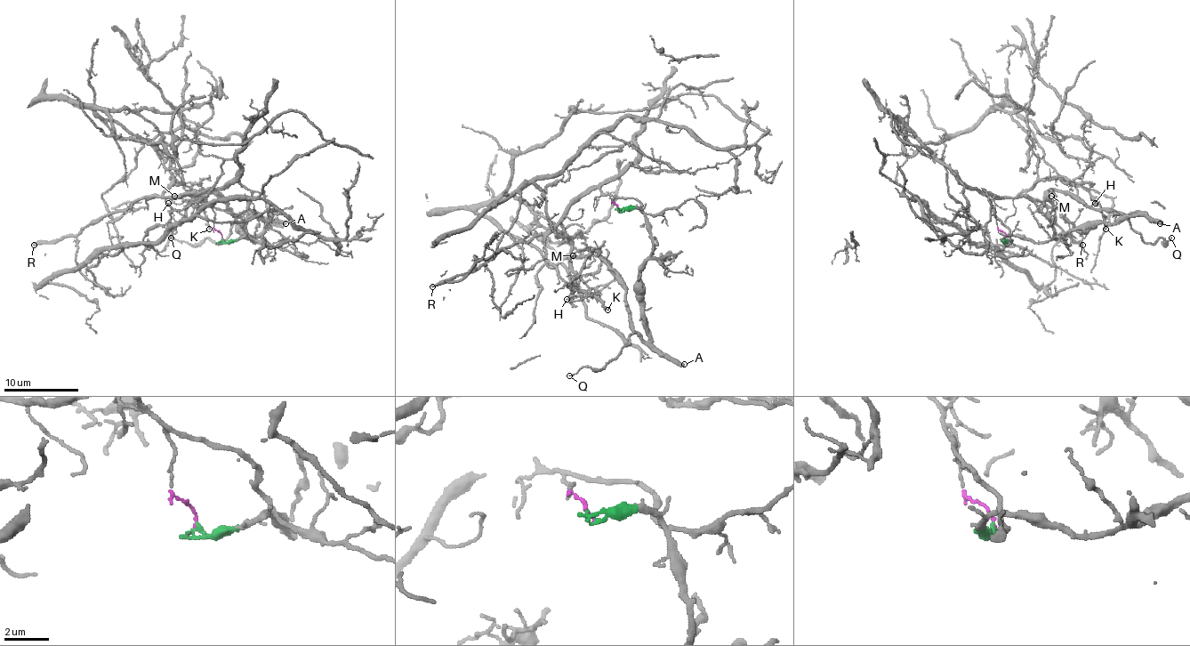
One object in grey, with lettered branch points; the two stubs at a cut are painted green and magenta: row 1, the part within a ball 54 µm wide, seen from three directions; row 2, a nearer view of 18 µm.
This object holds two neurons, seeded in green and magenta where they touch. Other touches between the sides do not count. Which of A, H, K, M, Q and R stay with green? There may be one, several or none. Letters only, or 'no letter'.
A, M, Q

